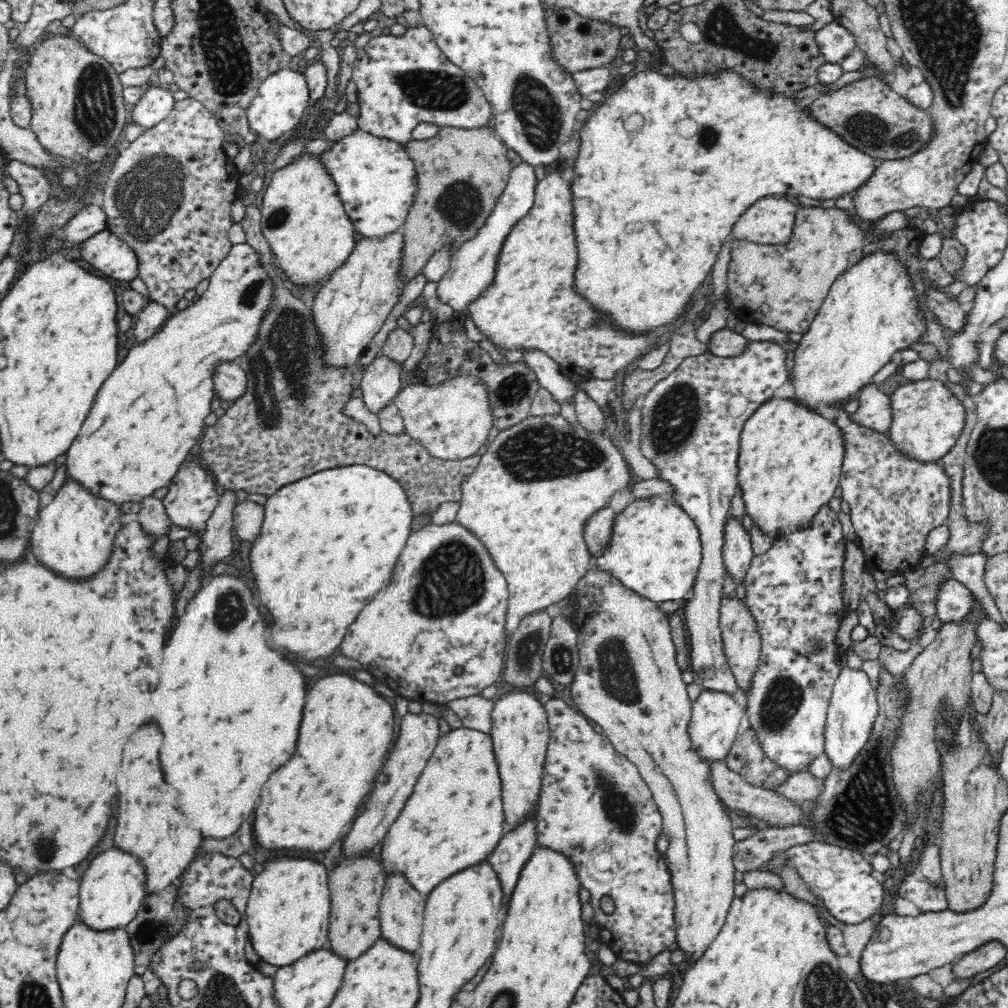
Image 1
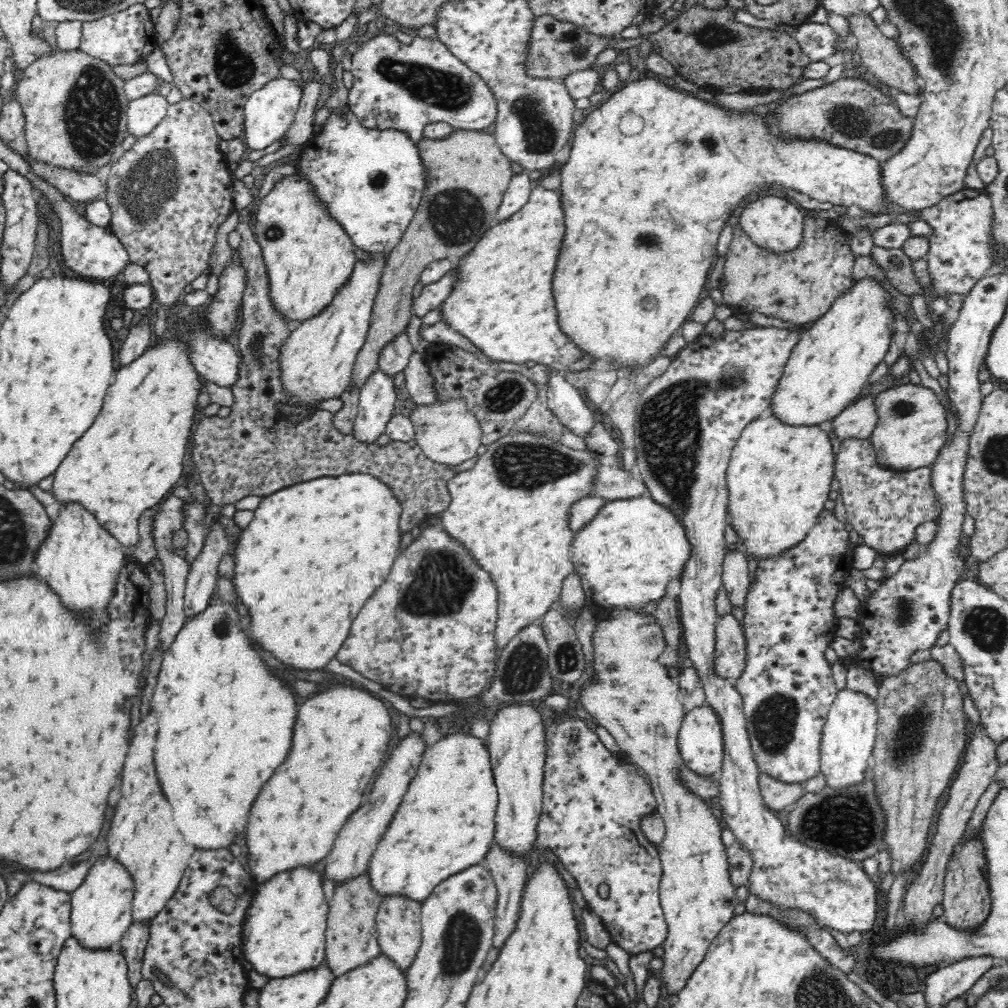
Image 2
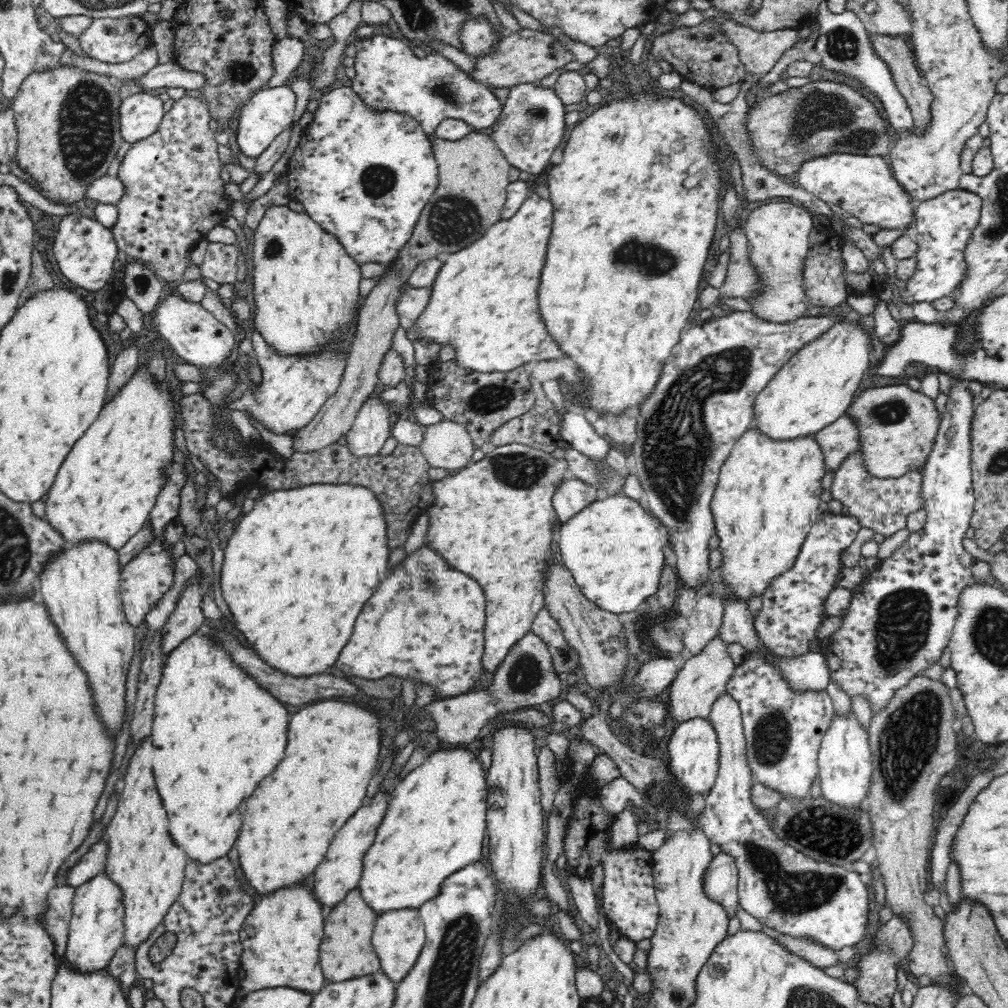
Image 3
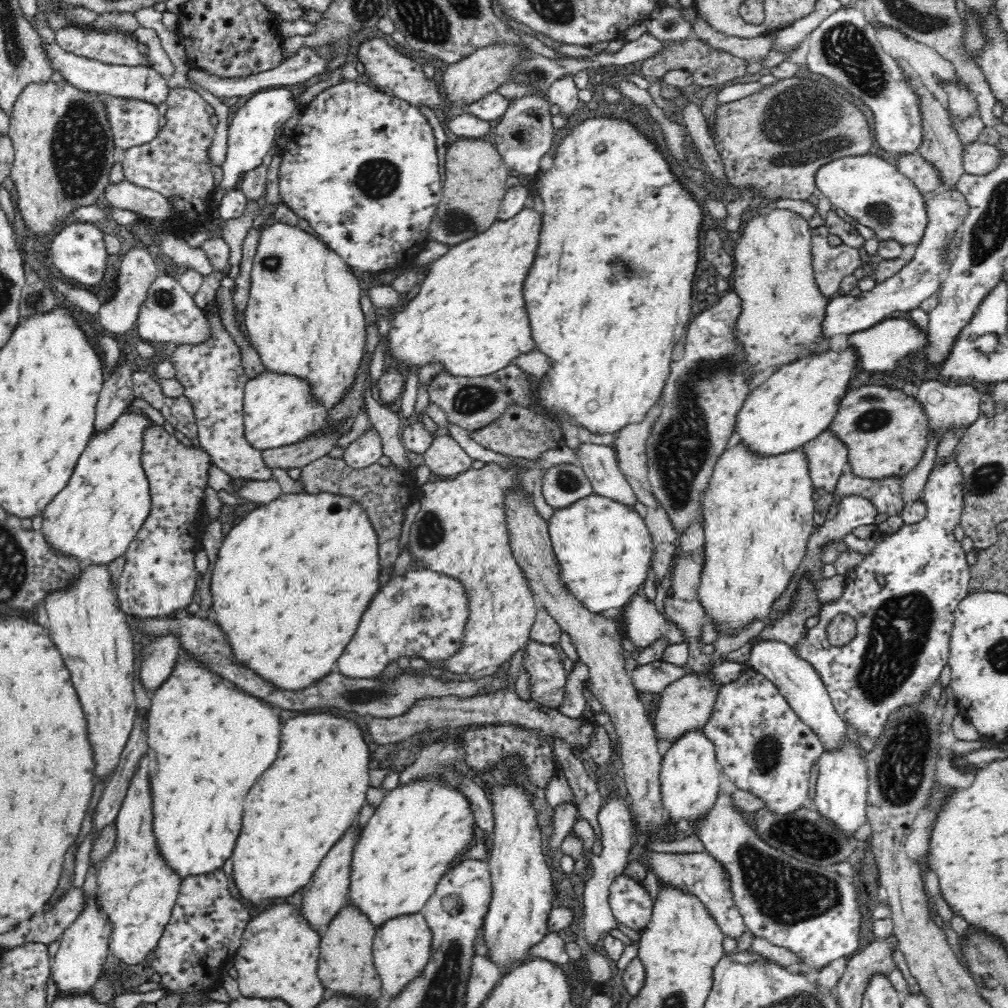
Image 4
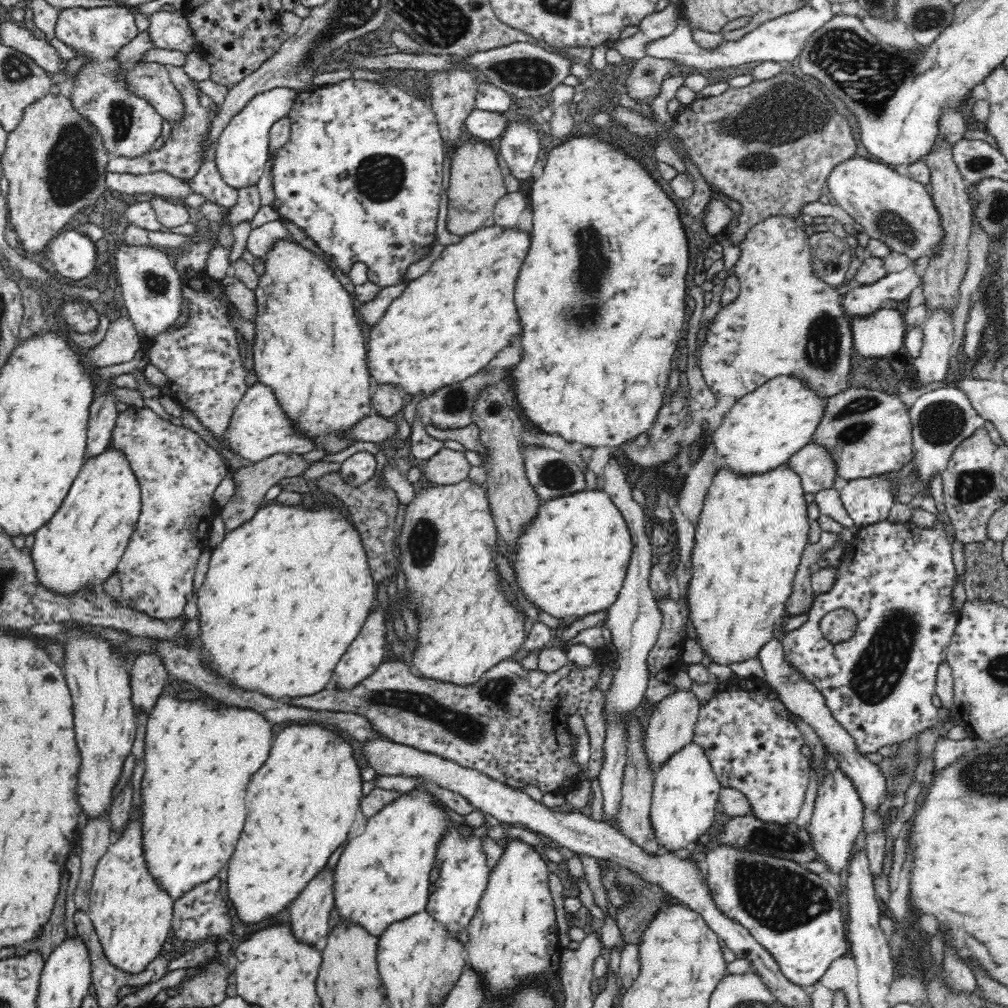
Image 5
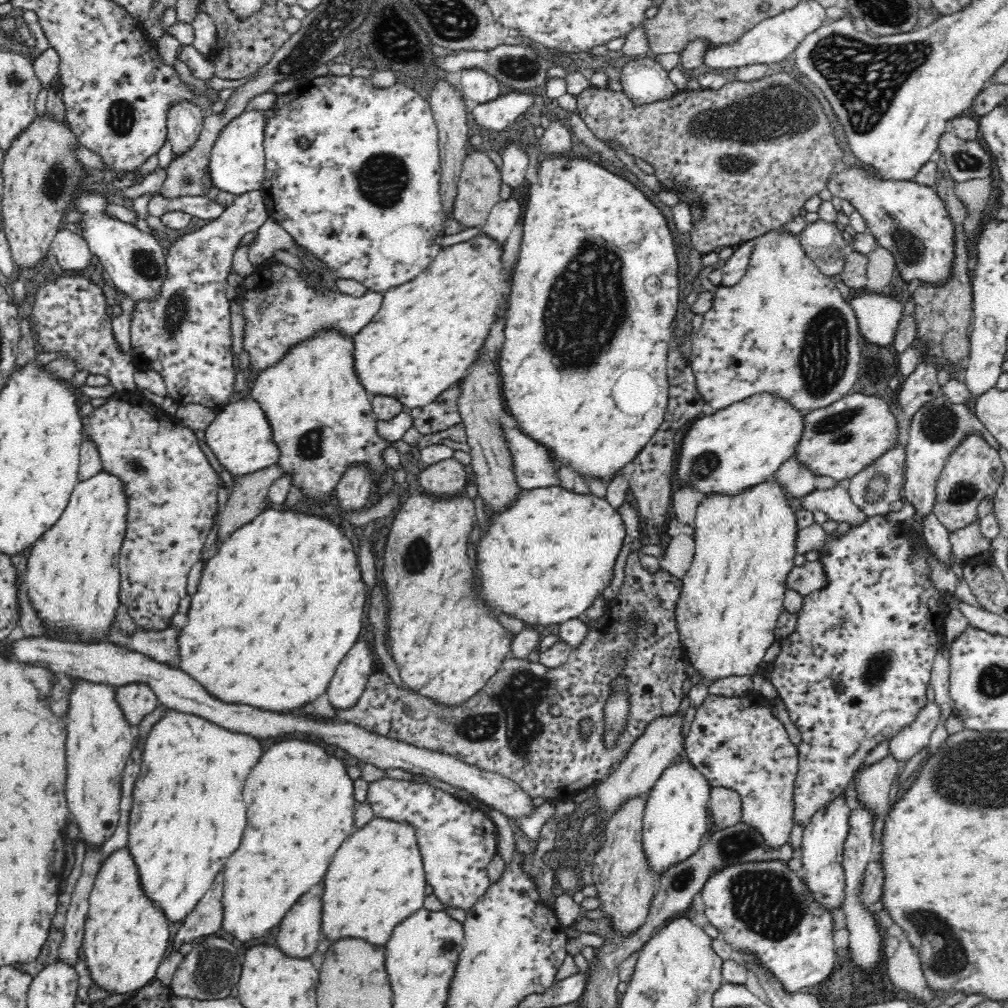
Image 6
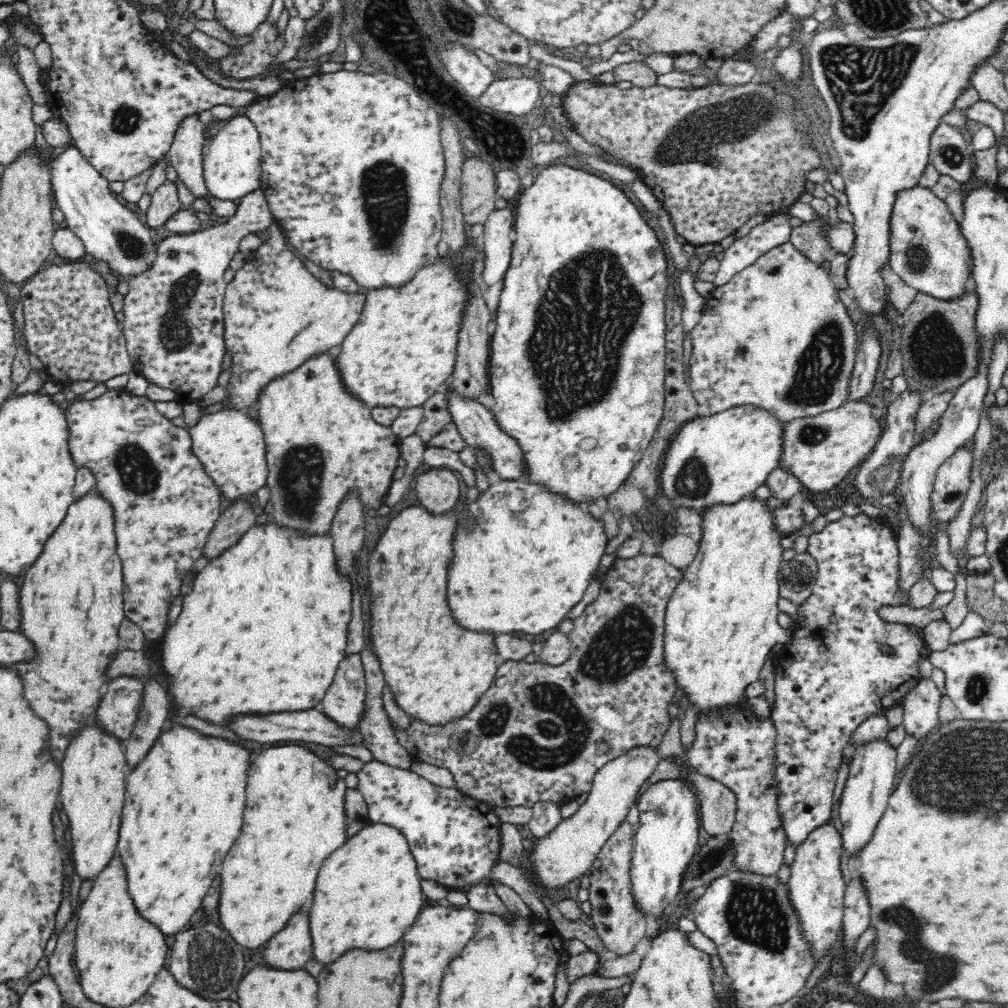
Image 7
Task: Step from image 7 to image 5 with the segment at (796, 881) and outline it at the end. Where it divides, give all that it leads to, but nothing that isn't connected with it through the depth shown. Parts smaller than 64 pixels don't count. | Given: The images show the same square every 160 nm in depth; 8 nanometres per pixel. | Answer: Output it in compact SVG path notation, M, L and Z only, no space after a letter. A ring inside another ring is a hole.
M839 768L824 773L819 781L815 809L808 831L811 832L816 852L822 855L822 861L828 866L829 874L839 875L840 871L846 868L854 841L863 830L864 812L866 812L866 805L860 799L854 781L846 773Z

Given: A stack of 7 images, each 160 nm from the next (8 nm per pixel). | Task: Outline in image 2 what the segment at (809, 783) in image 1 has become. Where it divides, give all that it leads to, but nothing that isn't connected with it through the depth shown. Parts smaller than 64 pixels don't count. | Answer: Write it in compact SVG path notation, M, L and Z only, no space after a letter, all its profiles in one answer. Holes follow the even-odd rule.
M759 774L759 787L765 806L772 811L794 804L806 794L802 783L787 783L768 774Z

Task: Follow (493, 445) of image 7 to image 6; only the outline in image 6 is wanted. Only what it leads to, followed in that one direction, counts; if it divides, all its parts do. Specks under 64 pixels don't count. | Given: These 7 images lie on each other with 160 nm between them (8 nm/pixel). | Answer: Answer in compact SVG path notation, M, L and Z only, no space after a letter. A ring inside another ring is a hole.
M504 429L514 457L516 478L524 490L560 486L562 462L553 456L550 448L542 445L519 429Z

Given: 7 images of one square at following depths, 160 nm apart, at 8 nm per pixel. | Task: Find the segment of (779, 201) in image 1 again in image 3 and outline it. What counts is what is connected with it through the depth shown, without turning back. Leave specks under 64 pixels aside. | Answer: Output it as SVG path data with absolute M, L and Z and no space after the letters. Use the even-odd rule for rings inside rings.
M767 200L754 206L754 210L748 214L746 223L743 224L744 232L748 237L751 248L752 263L759 268L761 280L764 283L764 292L755 300L750 300L752 312L772 322L788 322L804 316L808 310L808 304L804 303L804 290L801 284L801 262L808 250L808 237L810 229L814 226L813 214L804 208L798 208L794 202L779 202L778 200Z

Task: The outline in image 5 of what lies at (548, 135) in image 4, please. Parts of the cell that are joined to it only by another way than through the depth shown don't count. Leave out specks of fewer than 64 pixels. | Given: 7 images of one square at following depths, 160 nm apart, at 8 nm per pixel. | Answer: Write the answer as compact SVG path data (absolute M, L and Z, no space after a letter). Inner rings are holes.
M522 120L510 124L508 132L500 140L500 156L506 160L506 172L514 172L516 178L532 176L532 168L542 150L538 128L530 122Z

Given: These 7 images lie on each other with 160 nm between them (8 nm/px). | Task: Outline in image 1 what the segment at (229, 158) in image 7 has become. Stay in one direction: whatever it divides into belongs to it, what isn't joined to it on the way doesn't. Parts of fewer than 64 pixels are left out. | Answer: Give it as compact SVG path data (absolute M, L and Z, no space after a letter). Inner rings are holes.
M283 66L259 84L256 98L252 99L248 107L247 119L250 128L260 135L261 140L272 141L288 135L288 132L295 133L308 106L310 106L310 89L305 75Z

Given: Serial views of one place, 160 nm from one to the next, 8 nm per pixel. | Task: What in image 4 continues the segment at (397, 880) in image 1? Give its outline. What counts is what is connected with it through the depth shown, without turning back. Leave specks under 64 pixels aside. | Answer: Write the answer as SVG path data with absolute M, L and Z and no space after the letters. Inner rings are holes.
M421 913L395 916L377 927L372 945L373 961L381 978L381 989L385 990L390 998L420 974L430 956L431 938L429 926Z

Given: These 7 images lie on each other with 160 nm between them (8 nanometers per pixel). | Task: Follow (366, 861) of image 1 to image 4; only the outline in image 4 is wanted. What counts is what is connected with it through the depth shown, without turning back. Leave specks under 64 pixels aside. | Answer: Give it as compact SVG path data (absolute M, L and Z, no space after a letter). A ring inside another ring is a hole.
M344 906L321 937L318 976L328 992L347 992L348 995L362 996L377 1000L380 997L381 978L373 961L373 938L377 926L358 906ZM358 992L358 994L356 994Z

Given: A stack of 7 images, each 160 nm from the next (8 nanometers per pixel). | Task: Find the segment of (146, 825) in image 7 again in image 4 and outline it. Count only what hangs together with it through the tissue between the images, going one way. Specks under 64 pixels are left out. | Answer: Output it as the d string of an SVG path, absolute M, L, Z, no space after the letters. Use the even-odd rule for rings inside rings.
M186 652L178 662L174 665L170 676L163 682L160 688L157 688L150 695L151 704L148 712L148 756L152 760L150 764L150 778L152 778L152 794L154 794L154 832L156 841L158 841L160 851L164 852L164 857L168 863L172 865L184 878L188 875L199 875L212 872L216 868L220 868L230 856L232 856L232 848L234 842L240 834L242 828L242 812L244 812L244 798L248 794L248 790L256 784L258 776L262 776L270 764L276 760L278 752L280 752L280 716L276 716L274 708L266 702L262 702L260 698L246 694L242 688L238 688L236 684L232 684L230 680L222 678L219 672L214 671L212 667L208 667L203 660L200 660L196 654Z

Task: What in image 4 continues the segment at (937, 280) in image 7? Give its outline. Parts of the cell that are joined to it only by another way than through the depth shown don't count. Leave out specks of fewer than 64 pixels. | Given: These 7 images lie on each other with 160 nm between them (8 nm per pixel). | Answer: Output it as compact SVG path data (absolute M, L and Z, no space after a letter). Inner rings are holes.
M874 154L846 156L817 168L816 189L846 215L872 229L880 240L894 239L902 245L916 246L928 223L923 195L896 166Z

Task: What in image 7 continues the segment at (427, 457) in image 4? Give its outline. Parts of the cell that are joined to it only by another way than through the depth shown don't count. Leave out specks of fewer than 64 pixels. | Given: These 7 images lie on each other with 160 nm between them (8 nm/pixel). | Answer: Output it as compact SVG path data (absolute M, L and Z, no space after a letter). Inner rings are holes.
M428 468L416 477L416 496L433 513L448 512L460 498L460 480L449 468Z

